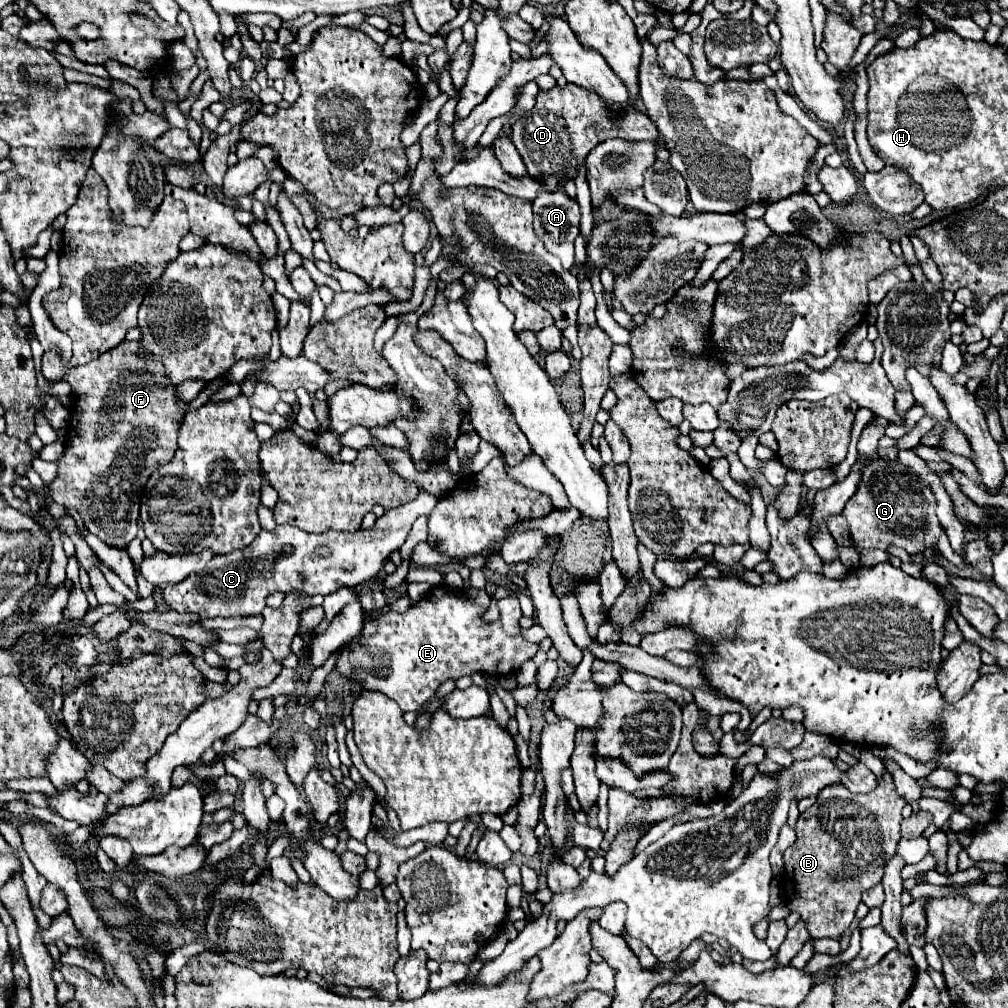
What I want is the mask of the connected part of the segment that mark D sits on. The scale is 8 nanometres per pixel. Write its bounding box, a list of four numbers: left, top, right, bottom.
[511,83,659,191]

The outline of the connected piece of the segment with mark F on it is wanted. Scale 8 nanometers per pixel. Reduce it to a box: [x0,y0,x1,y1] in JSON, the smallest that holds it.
[49,341,189,549]

